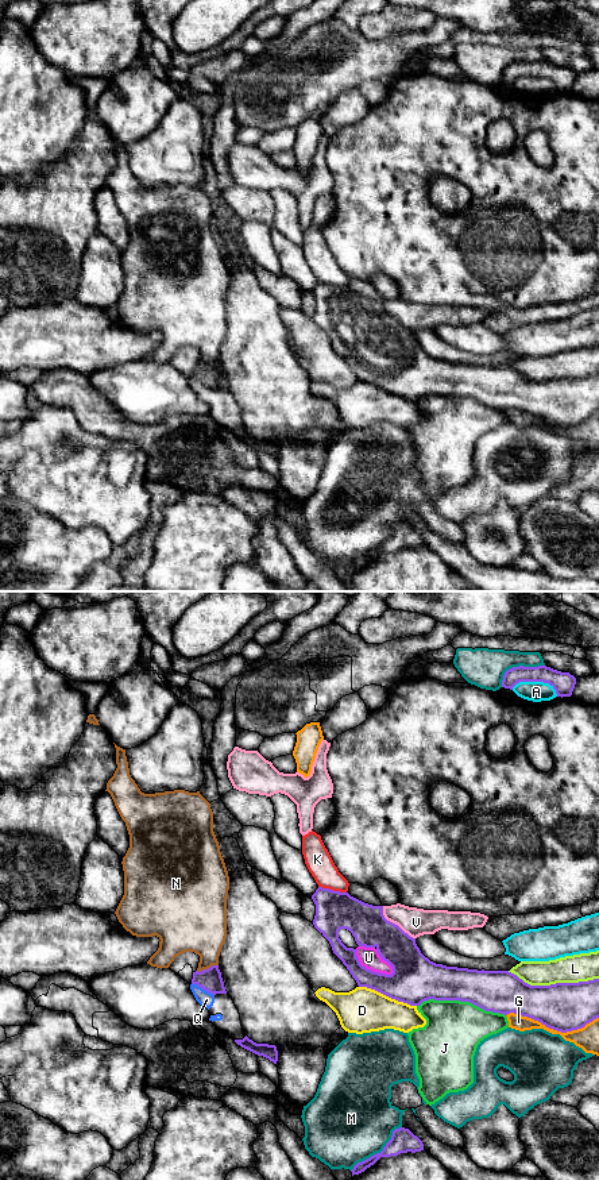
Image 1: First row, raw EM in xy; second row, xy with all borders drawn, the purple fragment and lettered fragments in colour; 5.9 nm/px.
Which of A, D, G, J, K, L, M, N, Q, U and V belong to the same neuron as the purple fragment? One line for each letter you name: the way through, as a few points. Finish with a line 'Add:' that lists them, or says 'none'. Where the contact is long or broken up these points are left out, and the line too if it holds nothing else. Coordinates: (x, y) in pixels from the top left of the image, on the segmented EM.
U: runs through xy (410, 980), (398, 974), (370, 970), (368, 957)
Add: U

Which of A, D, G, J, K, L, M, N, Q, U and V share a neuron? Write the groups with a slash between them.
A / D / G / J / K M / L / N / Q / U / V

